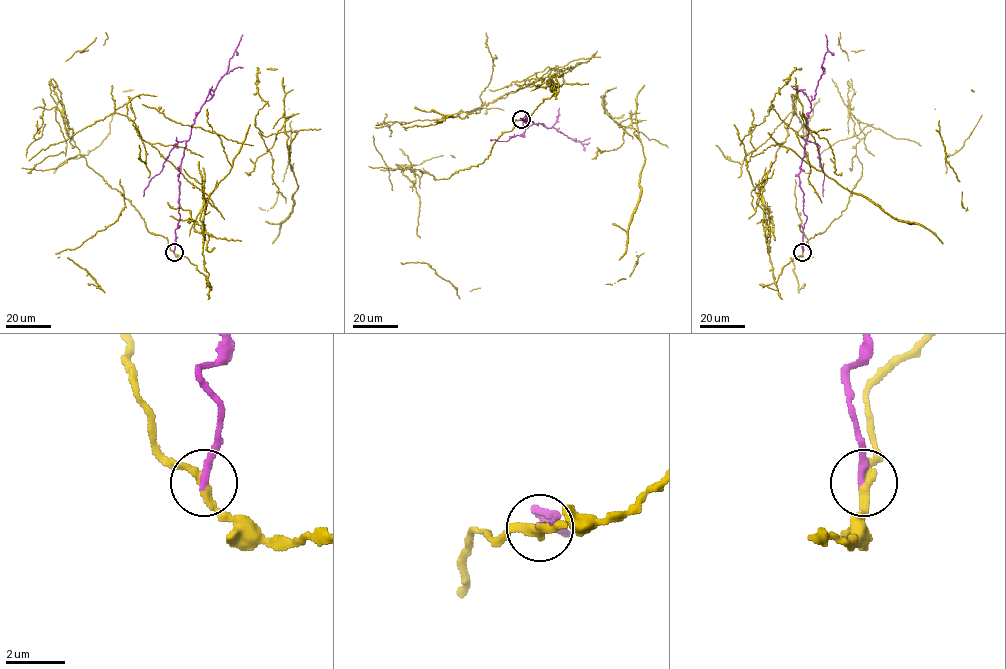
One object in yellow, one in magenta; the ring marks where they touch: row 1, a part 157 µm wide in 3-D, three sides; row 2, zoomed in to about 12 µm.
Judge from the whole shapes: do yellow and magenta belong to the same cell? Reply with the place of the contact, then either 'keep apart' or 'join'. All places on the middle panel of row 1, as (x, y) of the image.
(521, 119) | keep apart

